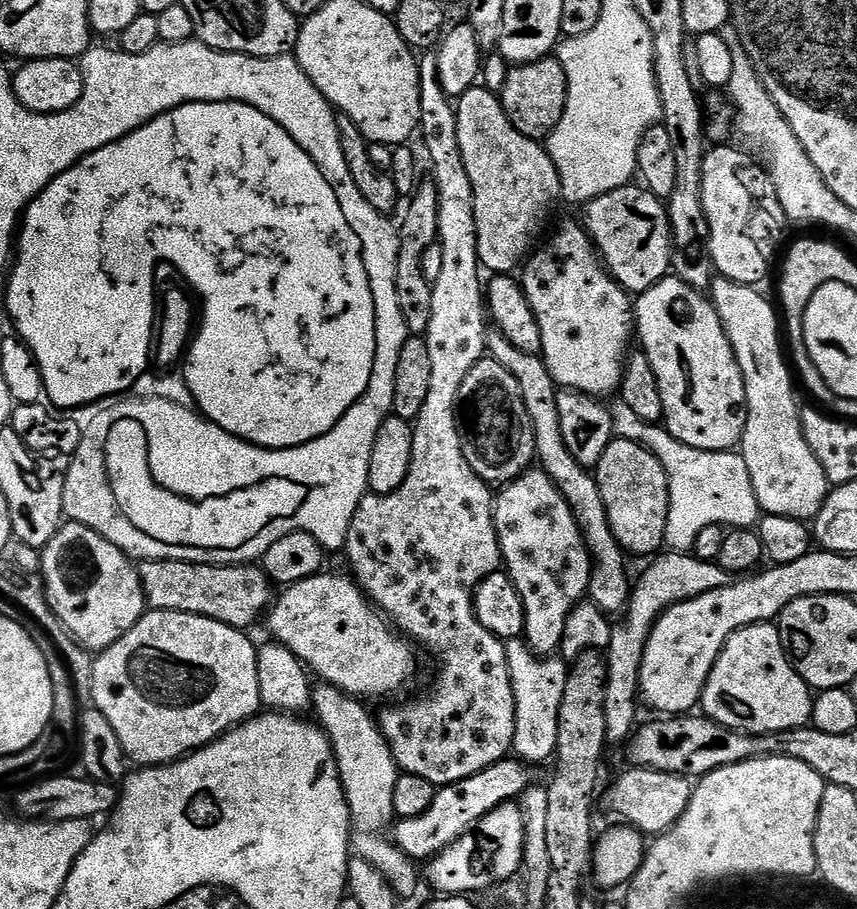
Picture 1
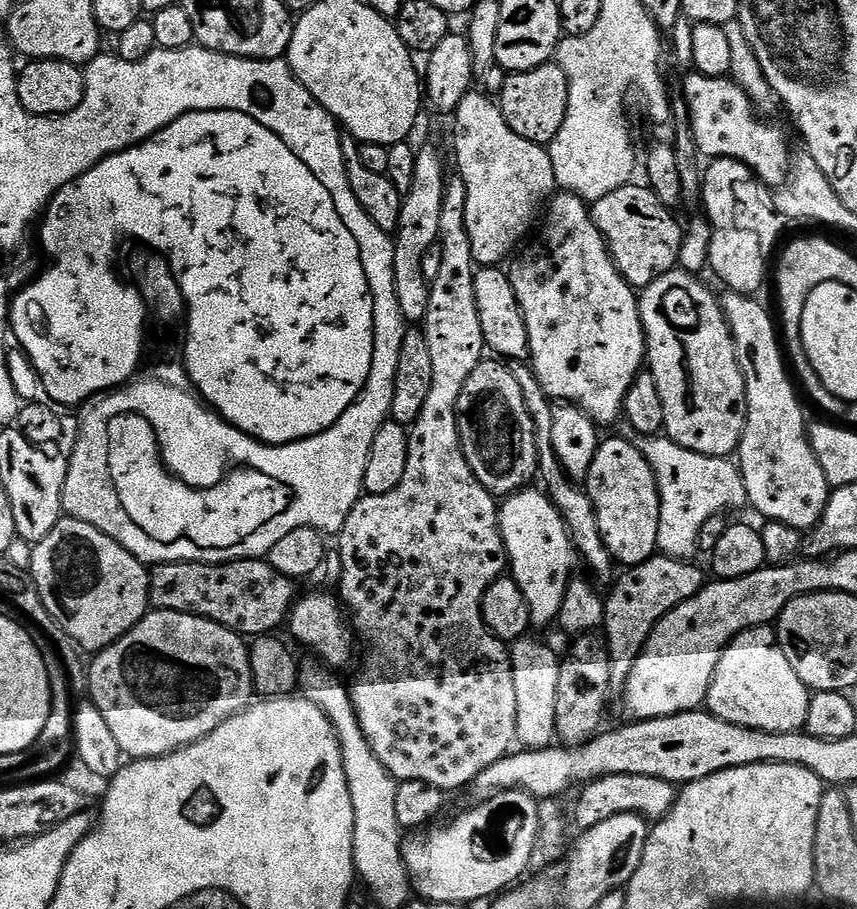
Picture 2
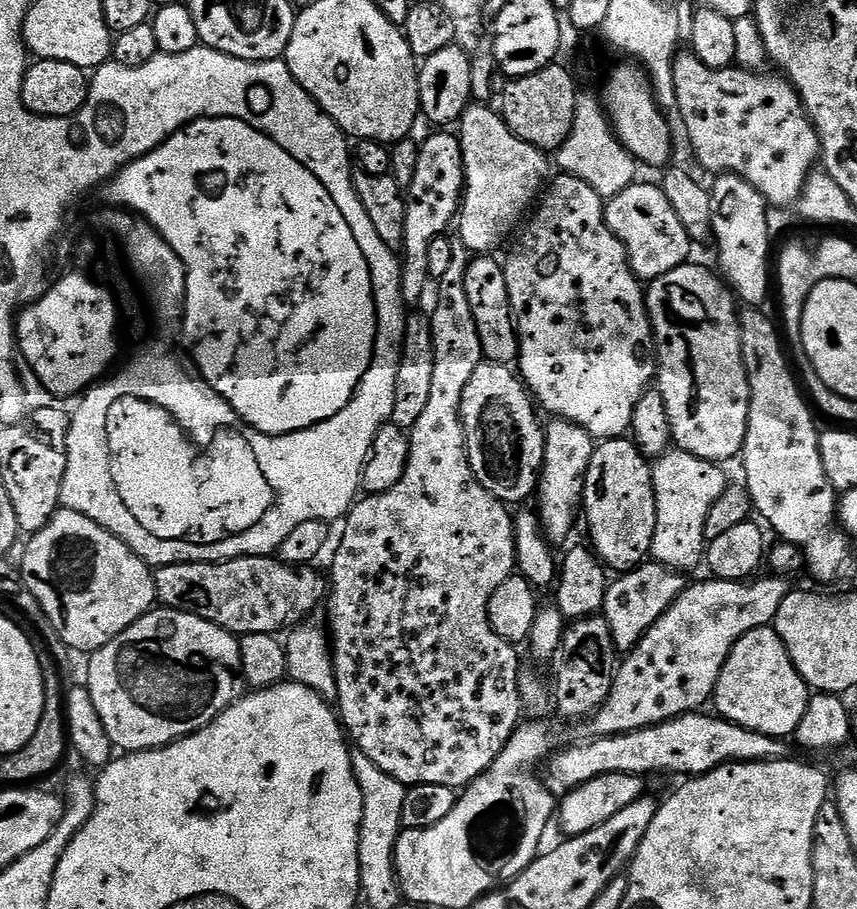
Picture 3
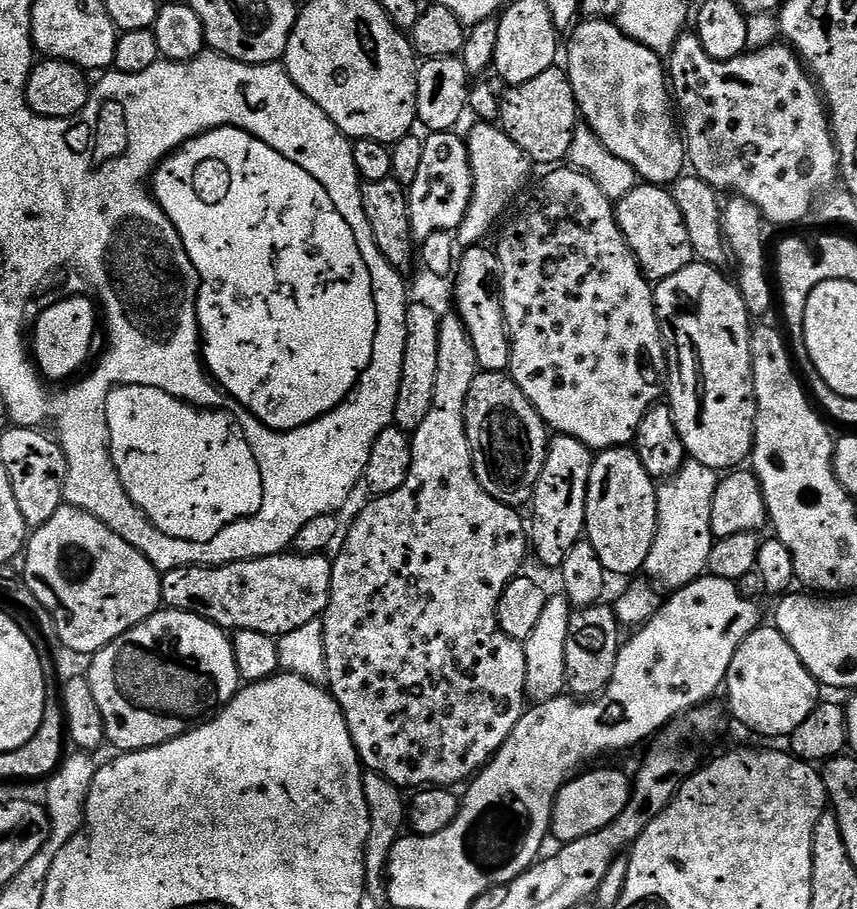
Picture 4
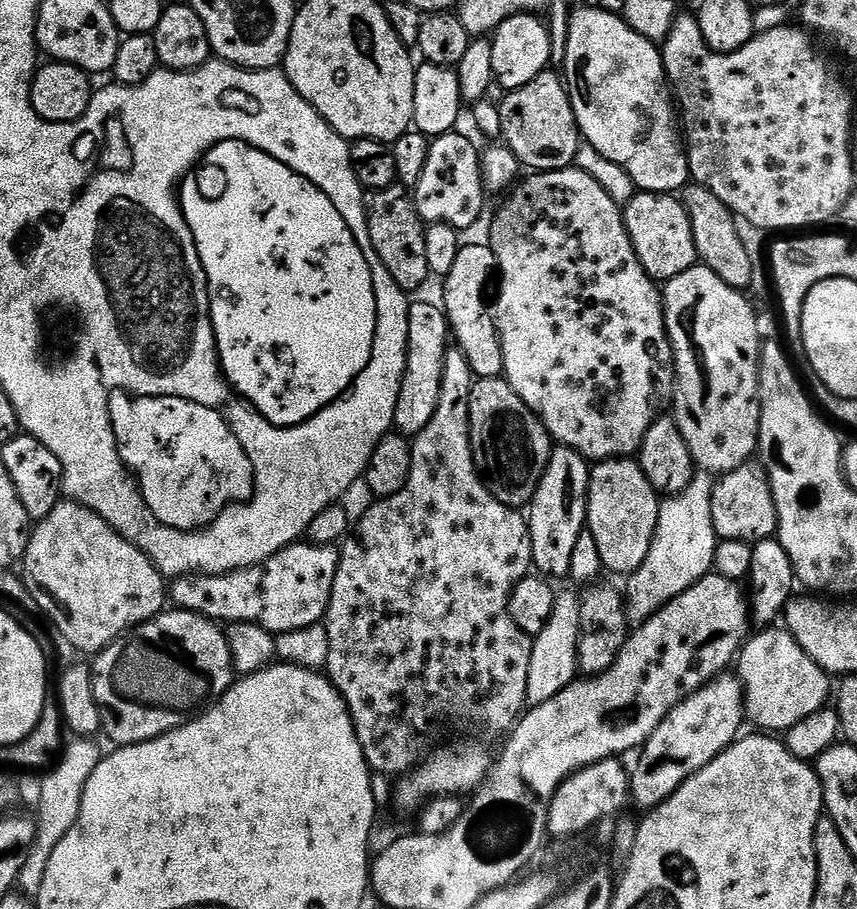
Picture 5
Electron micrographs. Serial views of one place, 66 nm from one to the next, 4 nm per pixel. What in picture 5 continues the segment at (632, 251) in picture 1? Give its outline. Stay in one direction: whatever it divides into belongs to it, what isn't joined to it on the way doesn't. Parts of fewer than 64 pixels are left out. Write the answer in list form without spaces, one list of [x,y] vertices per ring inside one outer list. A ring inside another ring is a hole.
[[[641,192],[623,205],[624,225],[632,239],[634,250],[646,270],[657,282],[673,280],[678,274],[697,267],[698,257],[690,218],[675,195],[663,192]]]

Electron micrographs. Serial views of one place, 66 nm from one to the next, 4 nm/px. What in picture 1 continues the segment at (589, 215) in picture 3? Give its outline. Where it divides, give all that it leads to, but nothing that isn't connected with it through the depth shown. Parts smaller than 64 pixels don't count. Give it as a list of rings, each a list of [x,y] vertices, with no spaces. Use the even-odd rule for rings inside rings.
[[[562,225],[548,245],[539,248],[522,268],[524,293],[542,332],[539,355],[561,389],[608,398],[604,396],[620,387],[628,343],[634,340],[633,297],[608,273],[592,237],[581,225]]]

